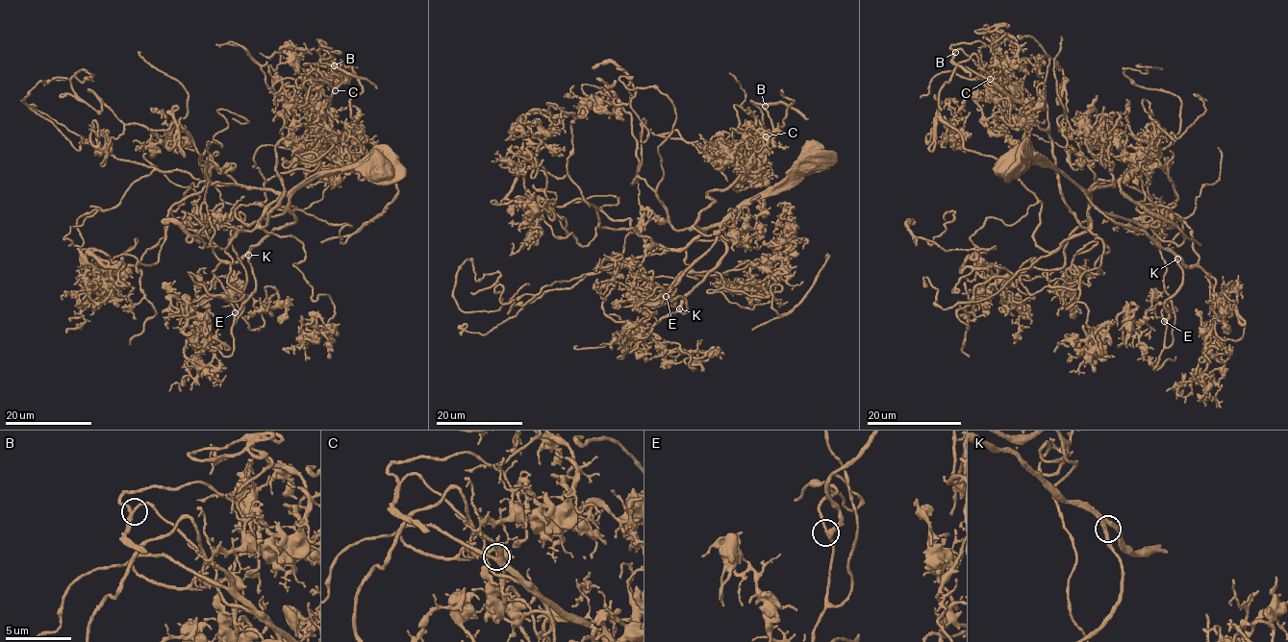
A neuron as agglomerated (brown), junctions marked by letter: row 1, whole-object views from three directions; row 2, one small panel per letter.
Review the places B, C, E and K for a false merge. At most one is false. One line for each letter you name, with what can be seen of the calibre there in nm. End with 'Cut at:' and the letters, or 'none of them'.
Cut at: none of them

